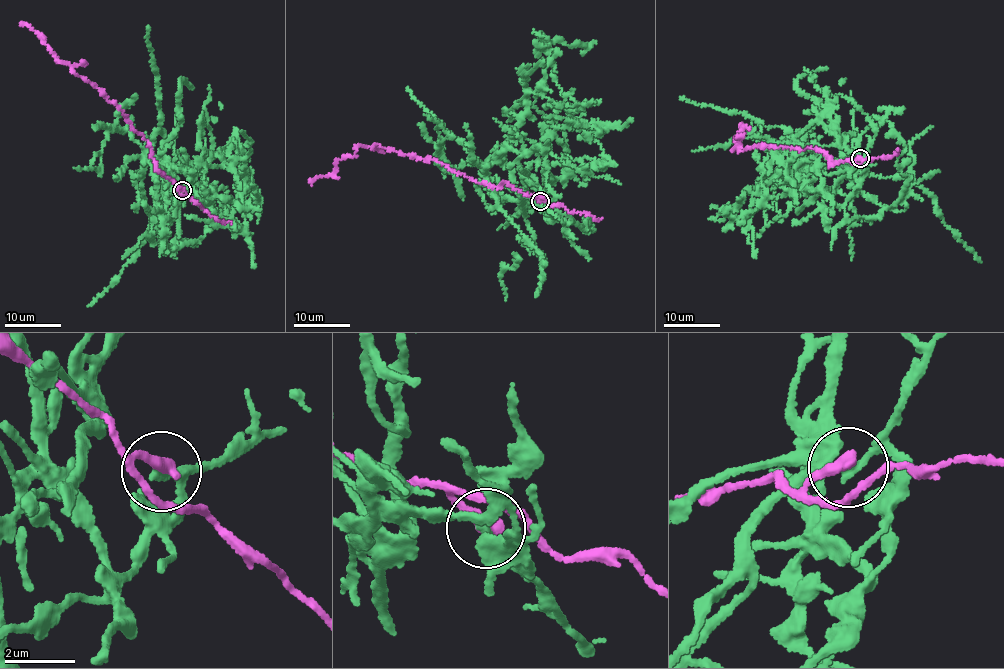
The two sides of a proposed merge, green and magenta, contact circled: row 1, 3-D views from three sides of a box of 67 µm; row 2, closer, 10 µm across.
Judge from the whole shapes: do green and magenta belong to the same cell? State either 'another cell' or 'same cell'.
another cell

